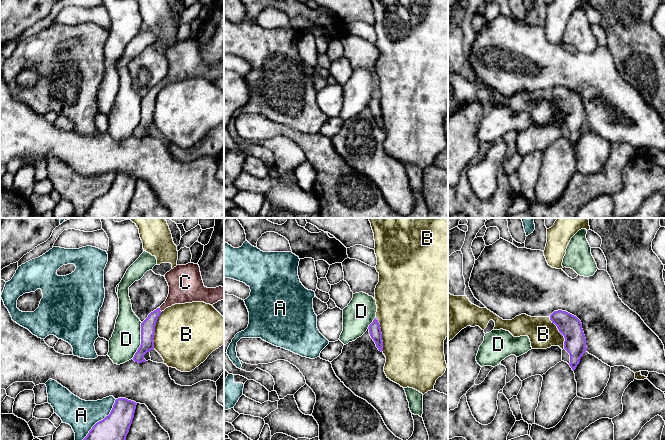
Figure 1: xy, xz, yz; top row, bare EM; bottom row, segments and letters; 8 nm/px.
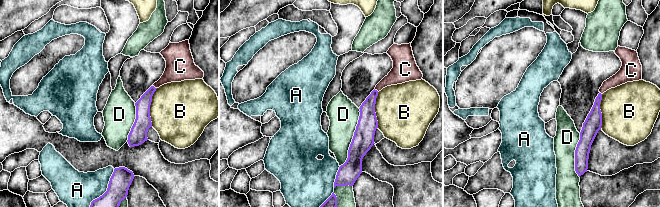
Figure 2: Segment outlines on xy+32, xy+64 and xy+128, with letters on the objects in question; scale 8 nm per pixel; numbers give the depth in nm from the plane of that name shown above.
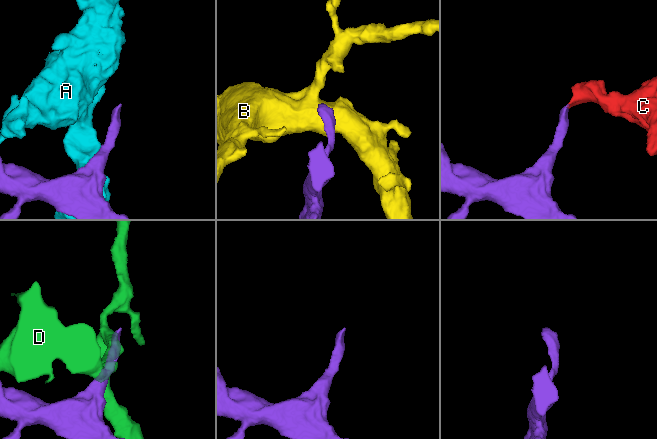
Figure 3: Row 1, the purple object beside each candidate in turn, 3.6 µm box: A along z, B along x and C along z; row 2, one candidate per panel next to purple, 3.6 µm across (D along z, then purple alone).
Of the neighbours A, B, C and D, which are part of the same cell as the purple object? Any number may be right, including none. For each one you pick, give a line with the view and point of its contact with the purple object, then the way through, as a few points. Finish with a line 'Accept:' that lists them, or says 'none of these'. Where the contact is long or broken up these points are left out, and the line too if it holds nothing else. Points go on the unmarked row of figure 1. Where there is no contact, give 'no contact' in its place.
C: contact xy (159, 85); way xy (148, 101), (159, 85), (183, 65)
Accept: C

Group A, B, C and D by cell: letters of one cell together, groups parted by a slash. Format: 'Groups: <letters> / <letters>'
Groups: A / B / C / D

